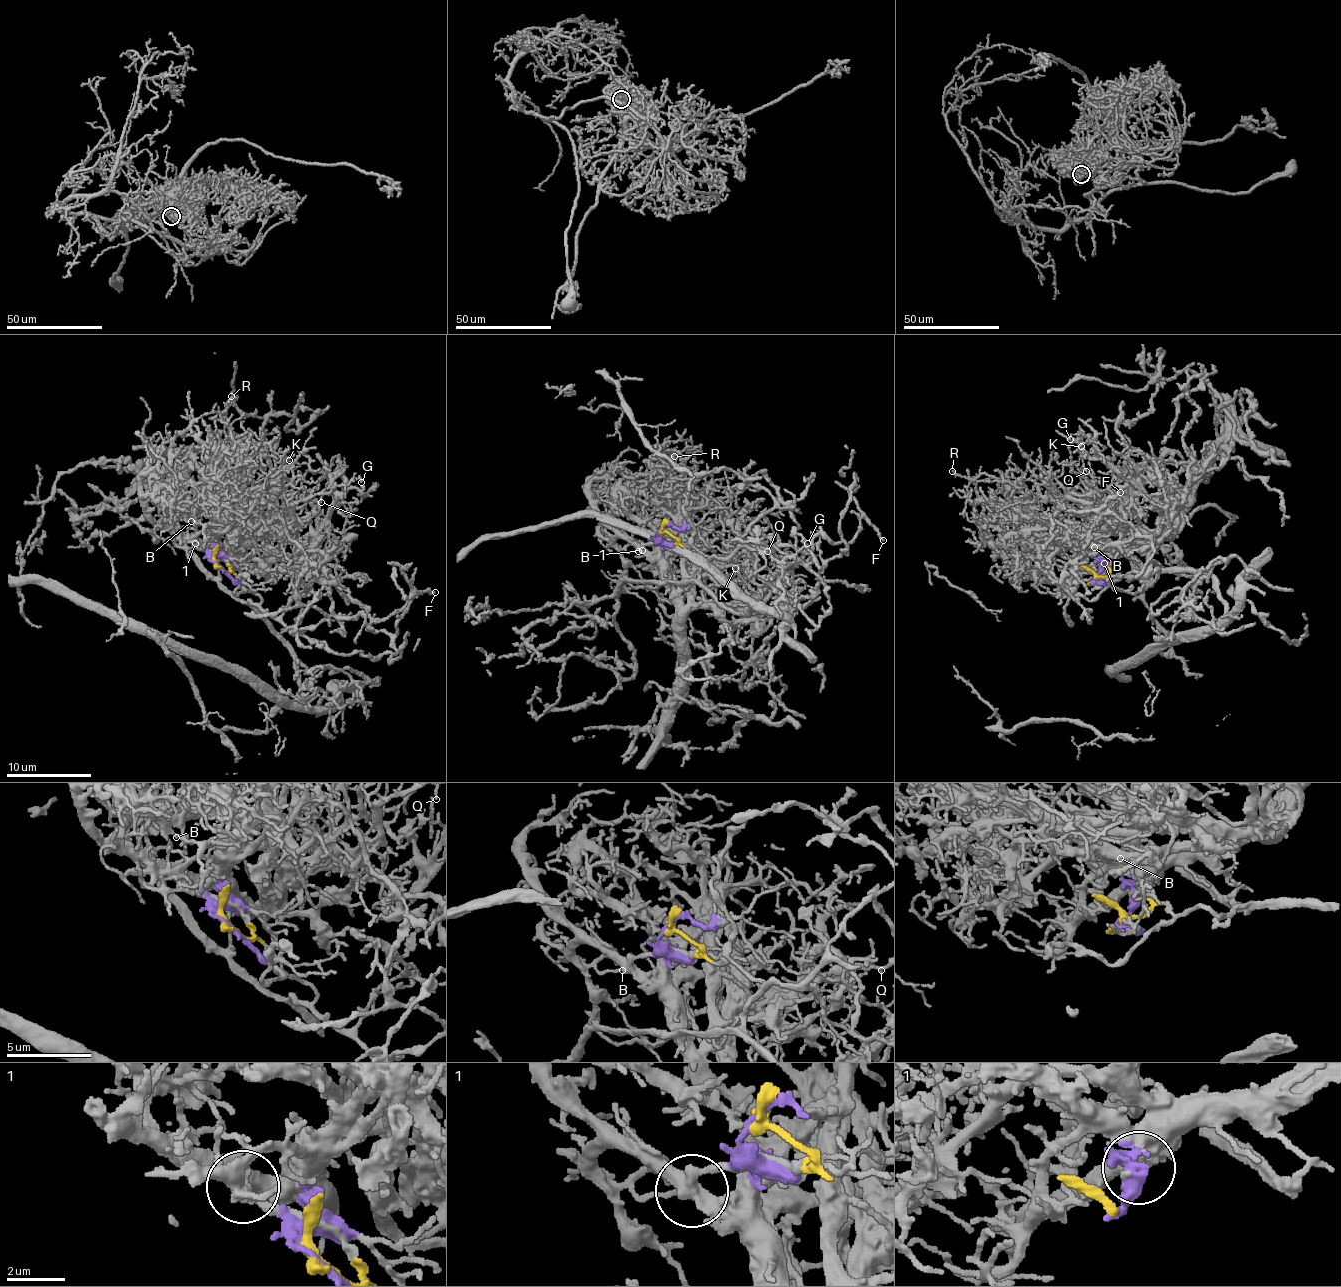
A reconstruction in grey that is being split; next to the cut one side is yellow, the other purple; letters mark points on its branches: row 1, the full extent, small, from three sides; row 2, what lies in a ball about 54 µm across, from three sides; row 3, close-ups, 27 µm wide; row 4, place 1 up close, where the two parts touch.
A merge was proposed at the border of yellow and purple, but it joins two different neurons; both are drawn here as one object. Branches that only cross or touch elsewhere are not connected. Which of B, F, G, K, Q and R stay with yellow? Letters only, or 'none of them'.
F

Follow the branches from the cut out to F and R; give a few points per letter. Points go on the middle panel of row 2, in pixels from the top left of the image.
F: (663, 526), (710, 560), (743, 546), (809, 551), (817, 535), (845, 542), (844, 553), (863, 516), (884, 541)
R: (663, 526), (659, 533), (661, 545), (663, 536), (681, 513), (667, 498), (667, 470), (674, 455)

